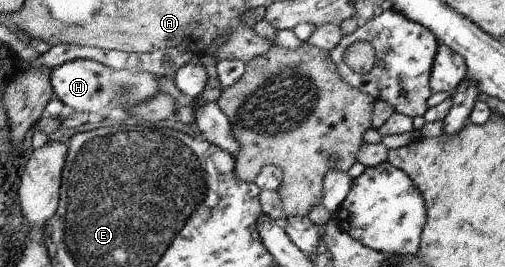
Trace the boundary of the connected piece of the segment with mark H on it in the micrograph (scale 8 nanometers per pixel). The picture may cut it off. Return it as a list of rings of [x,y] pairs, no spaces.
[[[88,59],[71,60],[52,69],[51,85],[54,95],[64,103],[67,110],[86,112],[91,119],[100,120],[124,120],[128,117],[127,109],[145,103],[153,95],[160,93],[159,81],[148,71],[140,69],[115,71]]]

